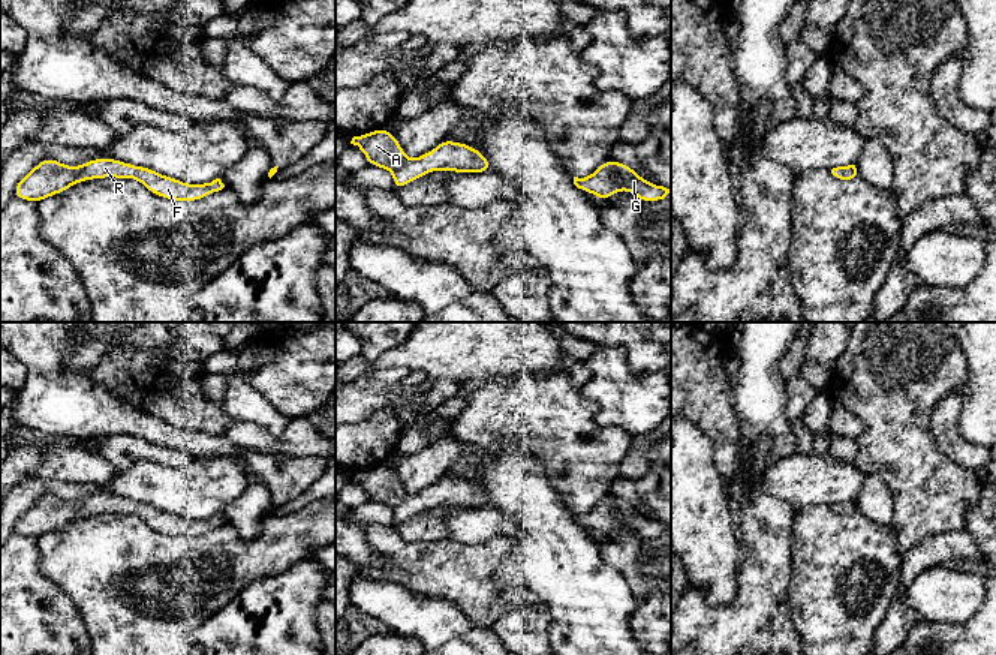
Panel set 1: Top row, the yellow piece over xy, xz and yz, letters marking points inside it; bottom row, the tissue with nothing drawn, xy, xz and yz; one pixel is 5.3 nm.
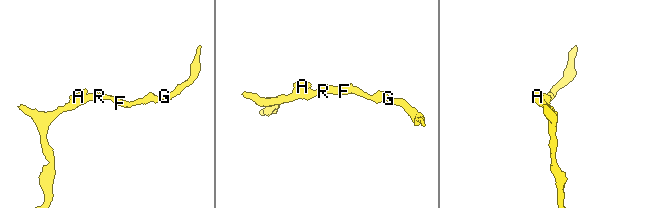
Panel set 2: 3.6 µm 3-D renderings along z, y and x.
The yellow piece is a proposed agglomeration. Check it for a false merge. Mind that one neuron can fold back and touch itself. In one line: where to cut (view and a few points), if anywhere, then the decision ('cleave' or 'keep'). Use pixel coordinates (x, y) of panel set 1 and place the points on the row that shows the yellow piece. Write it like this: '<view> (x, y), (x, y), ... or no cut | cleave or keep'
no cut | keep

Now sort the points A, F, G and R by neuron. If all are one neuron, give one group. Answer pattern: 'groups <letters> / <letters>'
groups A F G R

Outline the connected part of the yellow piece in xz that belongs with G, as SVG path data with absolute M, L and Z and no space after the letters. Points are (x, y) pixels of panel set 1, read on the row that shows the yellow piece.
M610 159L592 175L574 177L574 184L586 193L595 193L601 201L619 190L631 190L640 201L656 202L671 192L671 189L646 181L631 166Z

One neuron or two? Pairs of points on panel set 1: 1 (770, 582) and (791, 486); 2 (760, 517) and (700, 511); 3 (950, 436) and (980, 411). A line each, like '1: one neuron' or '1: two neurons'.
1: two neurons
2: two neurons
3: two neurons

